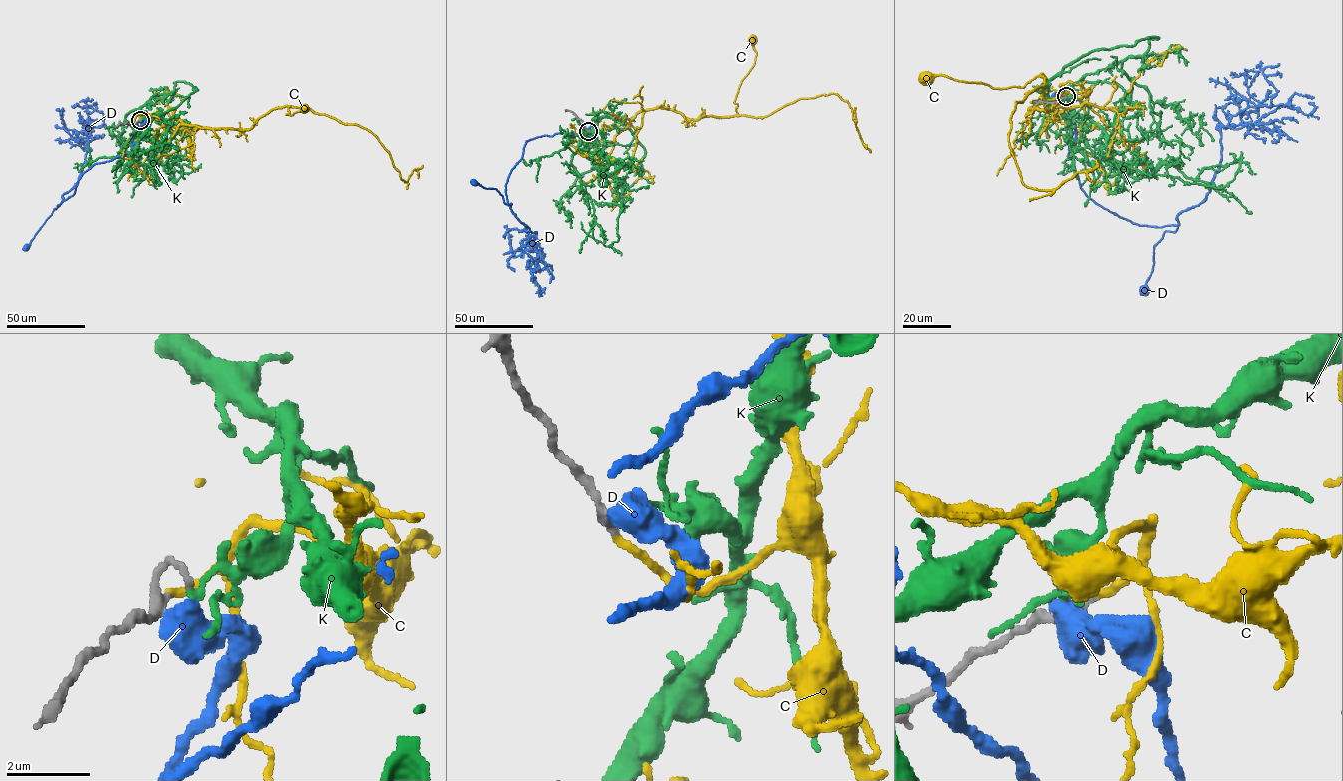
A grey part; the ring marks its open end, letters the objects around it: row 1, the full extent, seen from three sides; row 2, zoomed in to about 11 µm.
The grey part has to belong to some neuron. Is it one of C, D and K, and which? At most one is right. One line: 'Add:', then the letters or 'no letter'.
Add: C

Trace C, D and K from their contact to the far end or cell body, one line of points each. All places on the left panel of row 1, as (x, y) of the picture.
C: (139, 120), (178, 119), (201, 127), (249, 129), (275, 108), (290, 106), (286, 114), (291, 115), (305, 107)
D: (139, 120), (139, 139), (133, 150), (95, 163), (87, 170), (73, 194), (55, 208), (27, 247)
K: (140, 119), (175, 108), (196, 89), (176, 82), (171, 93), (154, 94), (112, 125), (123, 149)

